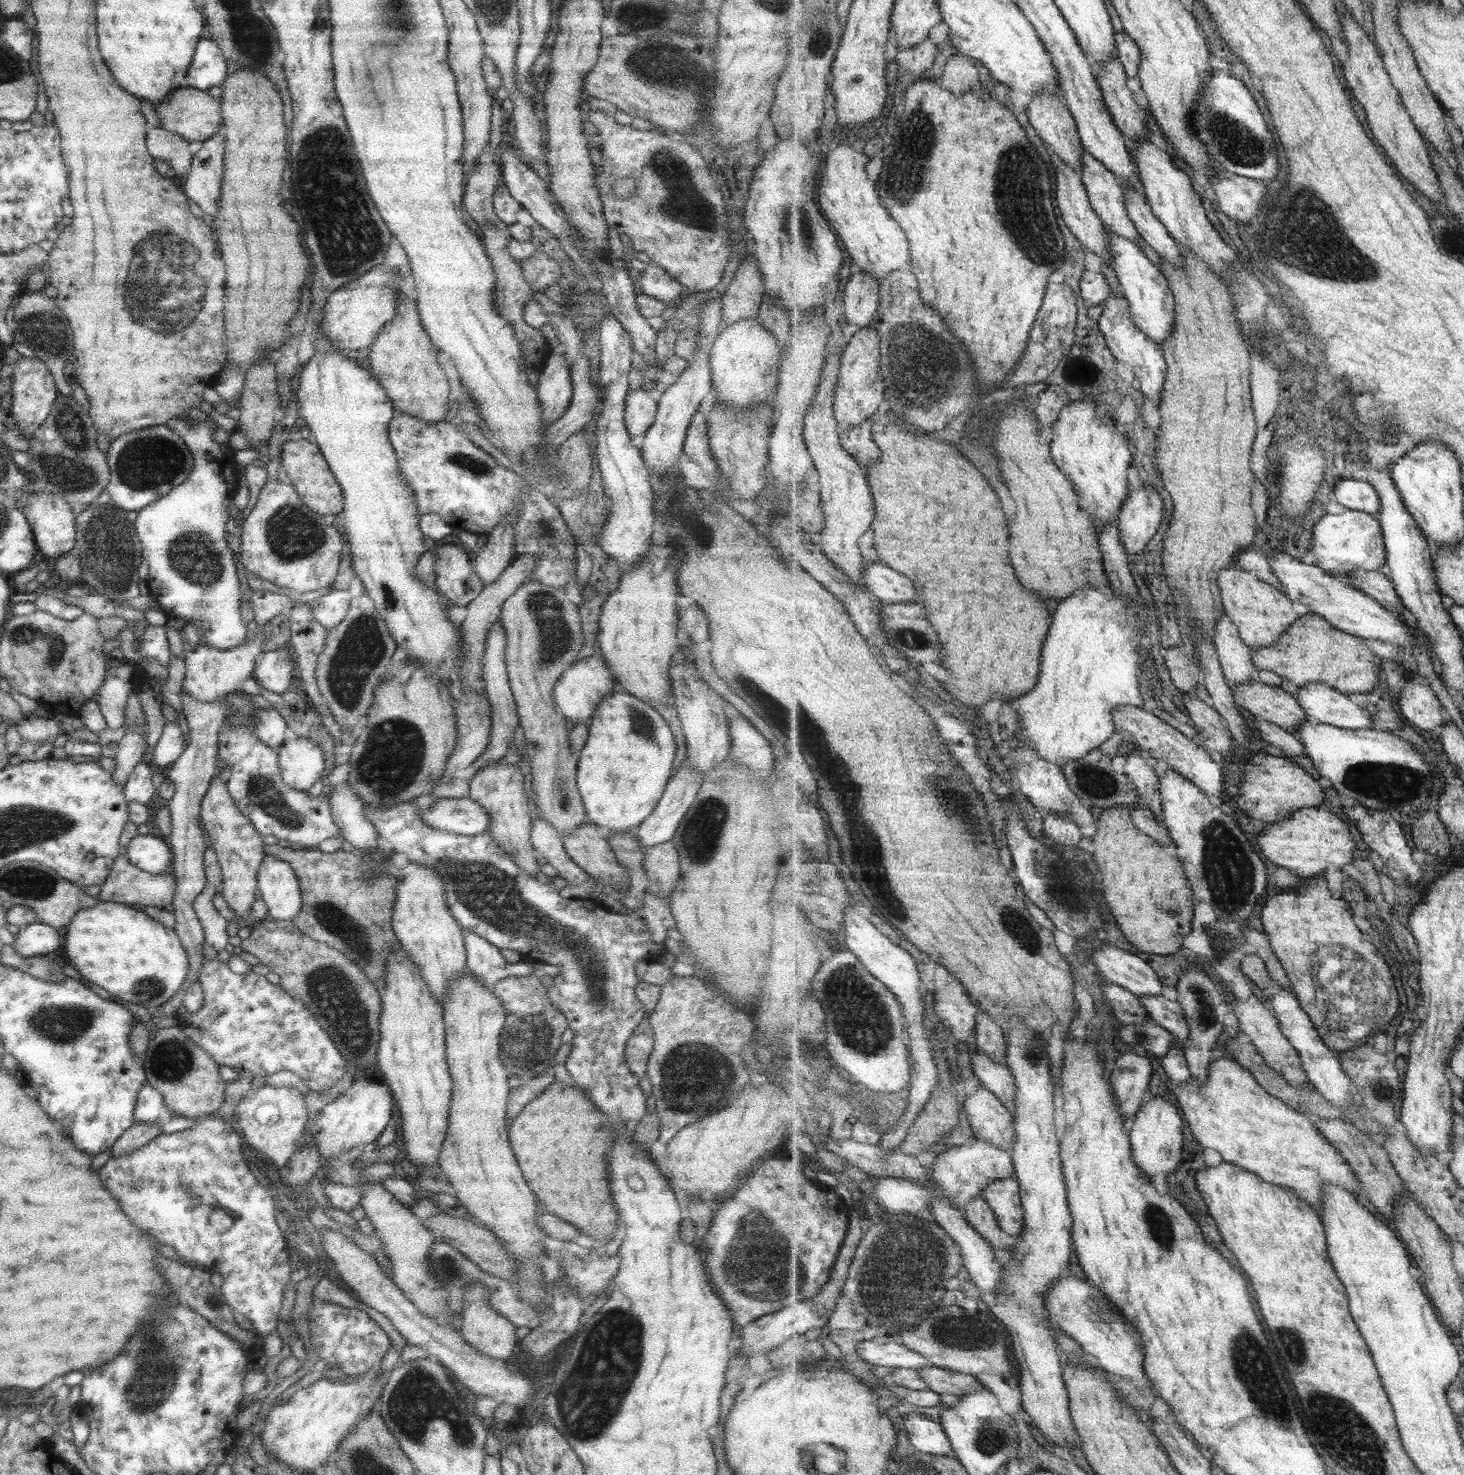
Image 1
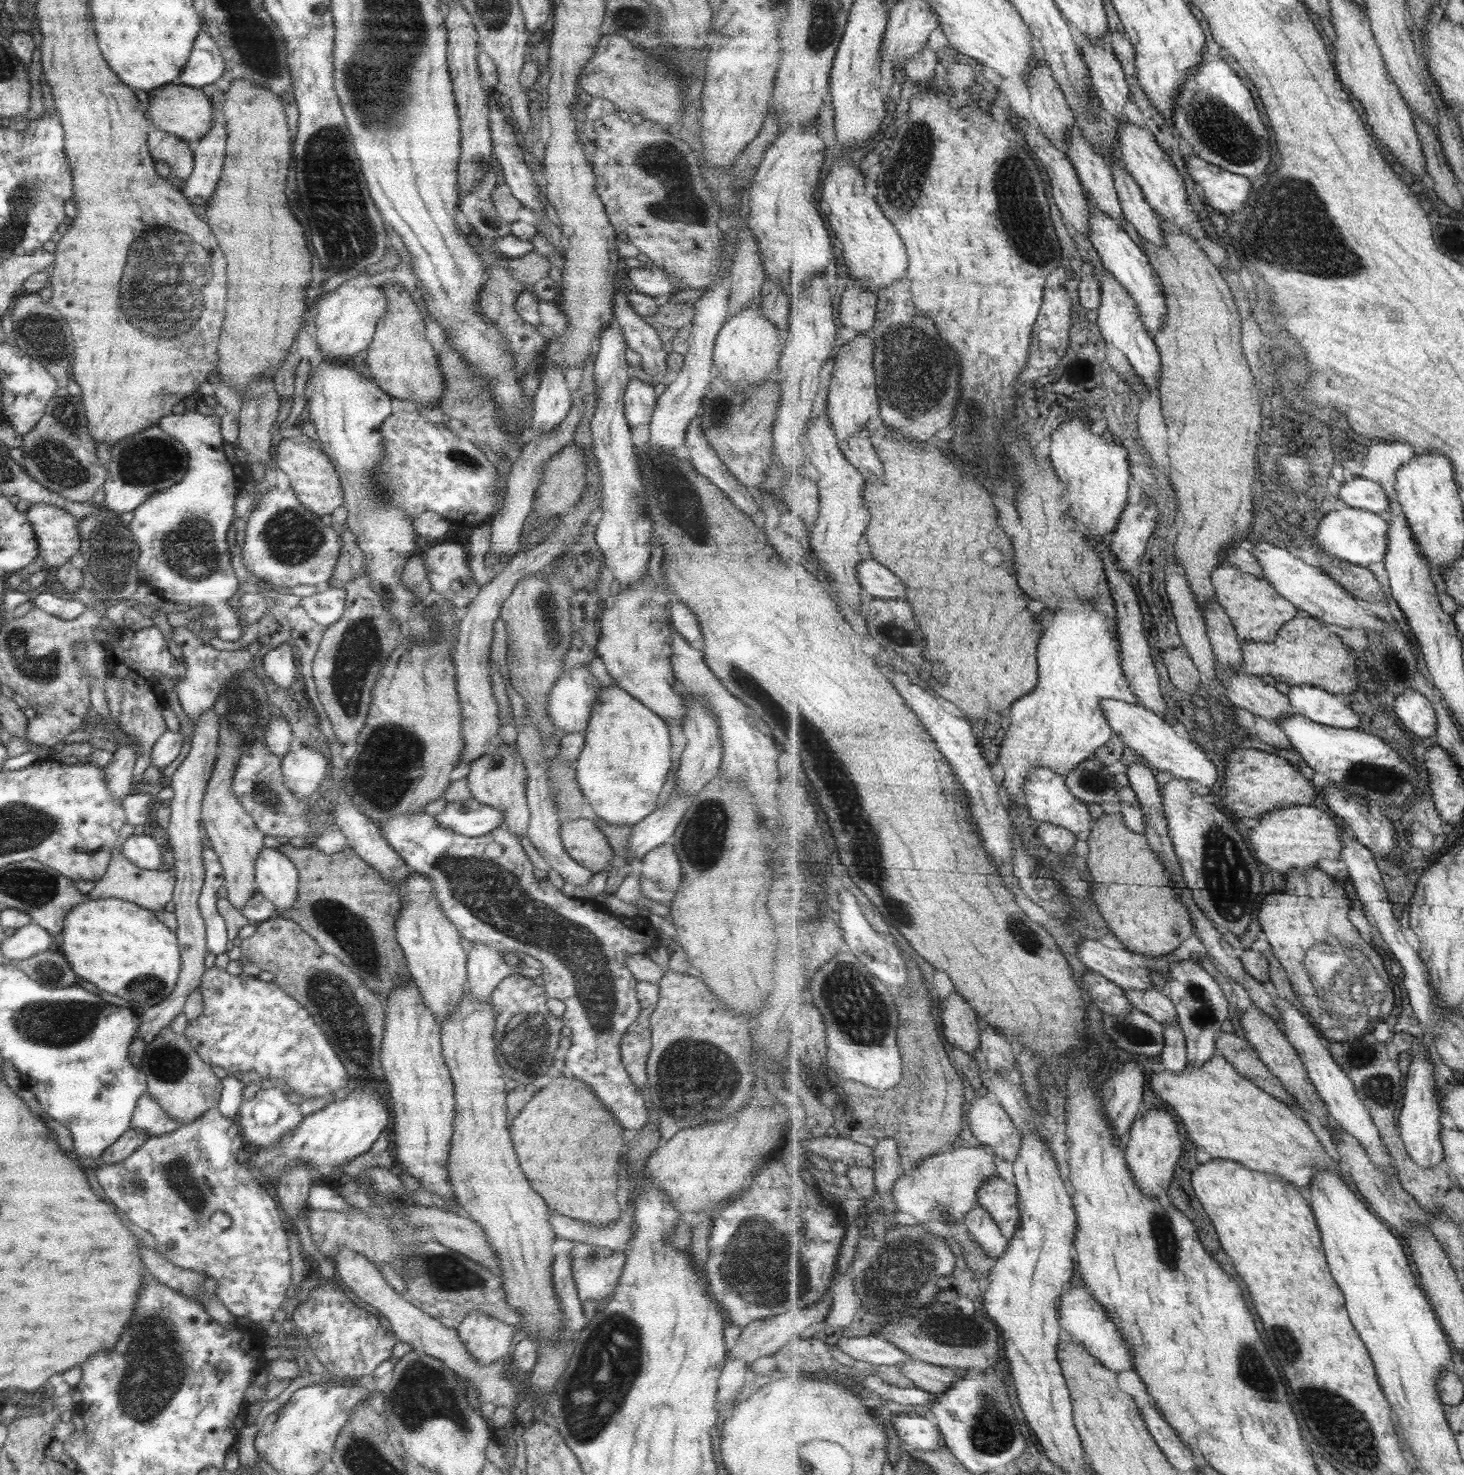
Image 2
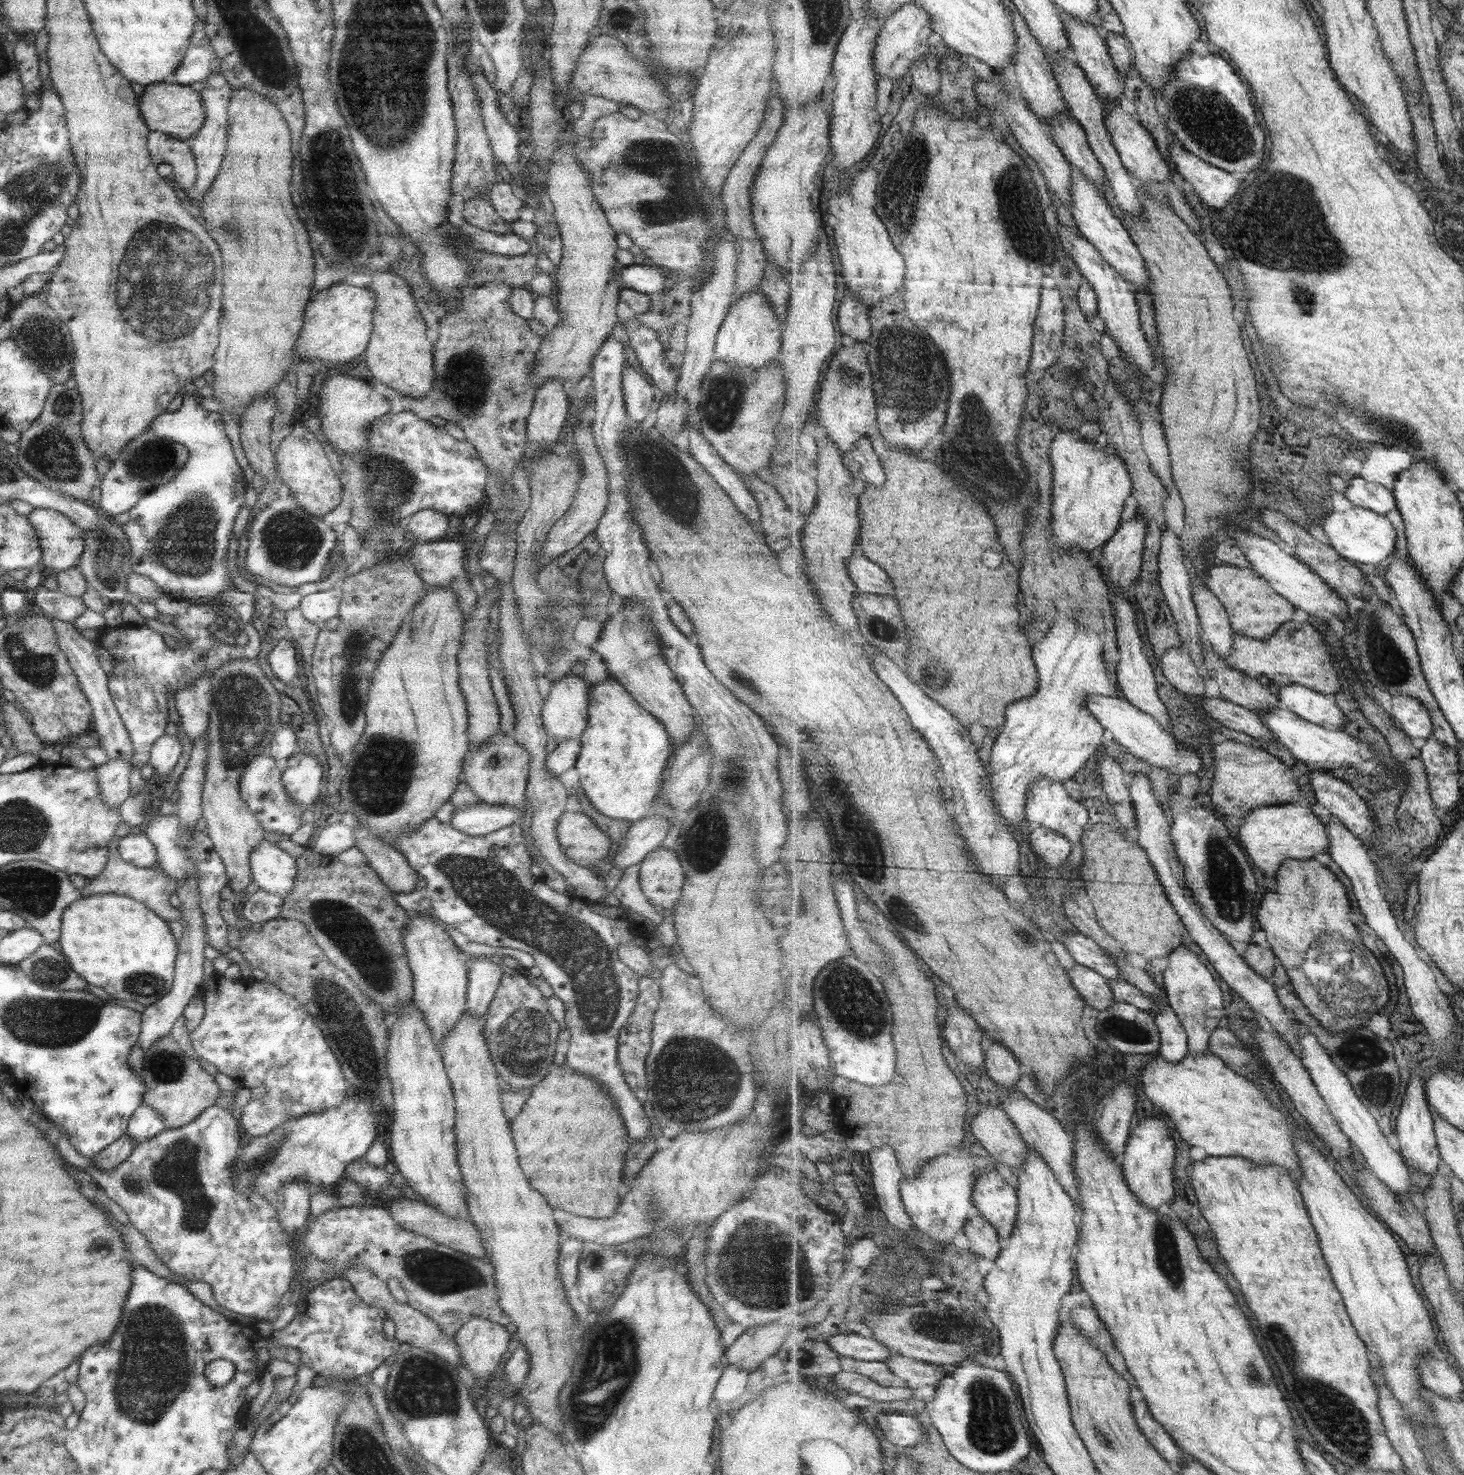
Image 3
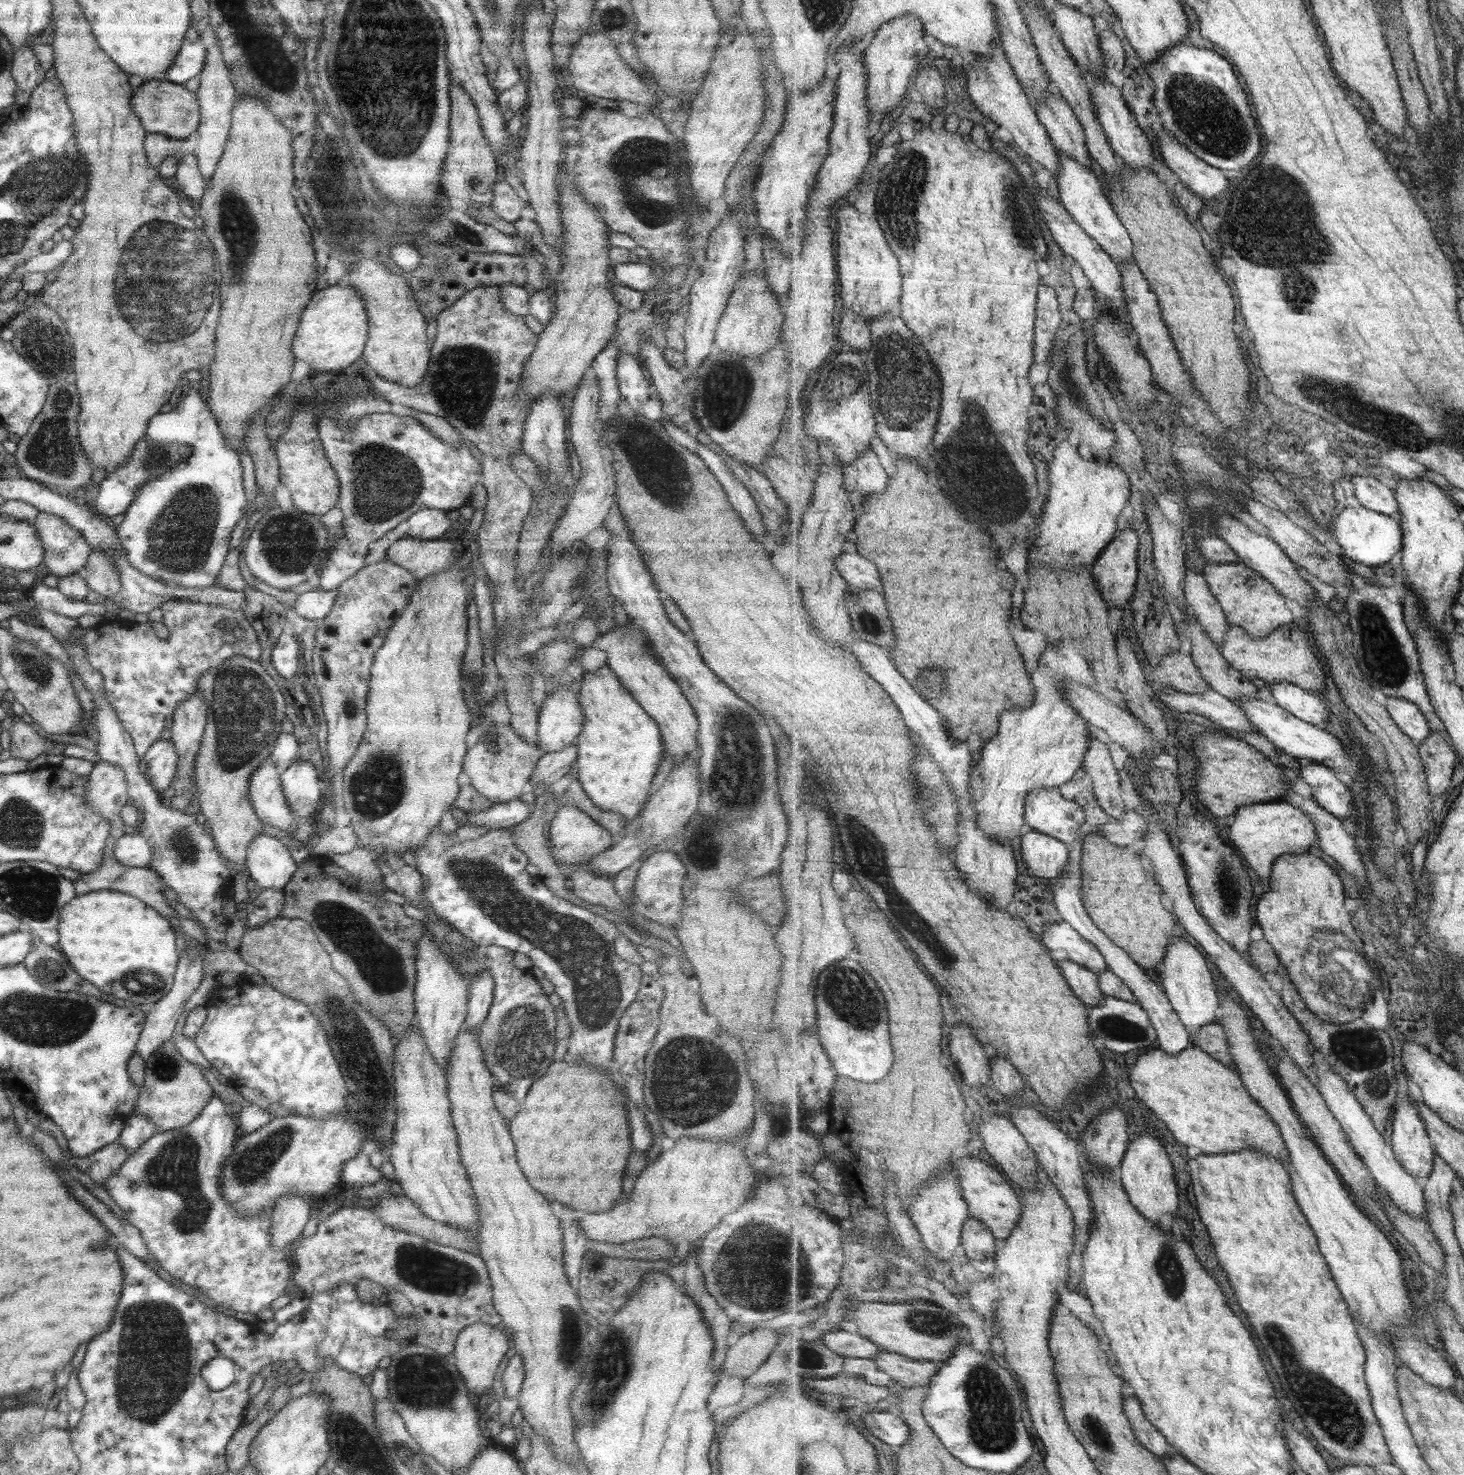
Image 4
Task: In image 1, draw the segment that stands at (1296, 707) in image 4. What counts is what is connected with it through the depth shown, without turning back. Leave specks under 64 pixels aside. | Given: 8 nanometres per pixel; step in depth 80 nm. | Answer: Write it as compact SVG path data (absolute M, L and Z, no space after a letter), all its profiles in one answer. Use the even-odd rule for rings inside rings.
M1311 682L1302 686L1296 697L1303 710L1316 722L1349 730L1373 726L1373 718L1364 707L1351 702L1347 694L1332 686Z

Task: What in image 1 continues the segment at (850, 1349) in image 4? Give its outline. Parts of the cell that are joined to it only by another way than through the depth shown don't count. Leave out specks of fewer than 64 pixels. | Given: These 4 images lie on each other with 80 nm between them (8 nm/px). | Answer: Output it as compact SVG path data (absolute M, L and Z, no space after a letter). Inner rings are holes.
M868 1339L855 1343L854 1347L856 1354L872 1365L917 1370L932 1365L922 1354L909 1350L906 1346L896 1344L891 1340L879 1343Z

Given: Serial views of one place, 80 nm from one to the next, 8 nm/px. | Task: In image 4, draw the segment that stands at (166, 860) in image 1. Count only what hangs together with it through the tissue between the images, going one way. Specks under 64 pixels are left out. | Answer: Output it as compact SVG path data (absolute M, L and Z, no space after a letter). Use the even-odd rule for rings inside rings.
M124 834L114 842L112 855L123 866L143 868L148 866L151 851L147 841L141 835Z

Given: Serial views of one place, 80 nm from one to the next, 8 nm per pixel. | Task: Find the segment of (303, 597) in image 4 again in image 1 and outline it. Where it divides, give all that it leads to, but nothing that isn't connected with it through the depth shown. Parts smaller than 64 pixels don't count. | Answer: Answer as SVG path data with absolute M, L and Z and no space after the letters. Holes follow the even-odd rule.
M330 589L329 592L307 603L313 618L329 630L346 615L352 596L347 591Z

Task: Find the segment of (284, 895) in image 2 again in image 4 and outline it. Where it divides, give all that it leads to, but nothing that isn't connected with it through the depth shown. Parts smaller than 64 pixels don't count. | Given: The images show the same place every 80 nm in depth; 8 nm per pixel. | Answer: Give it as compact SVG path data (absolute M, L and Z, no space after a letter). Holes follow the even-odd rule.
M262 832L247 845L244 864L249 878L262 889L281 890L297 869L284 842Z

